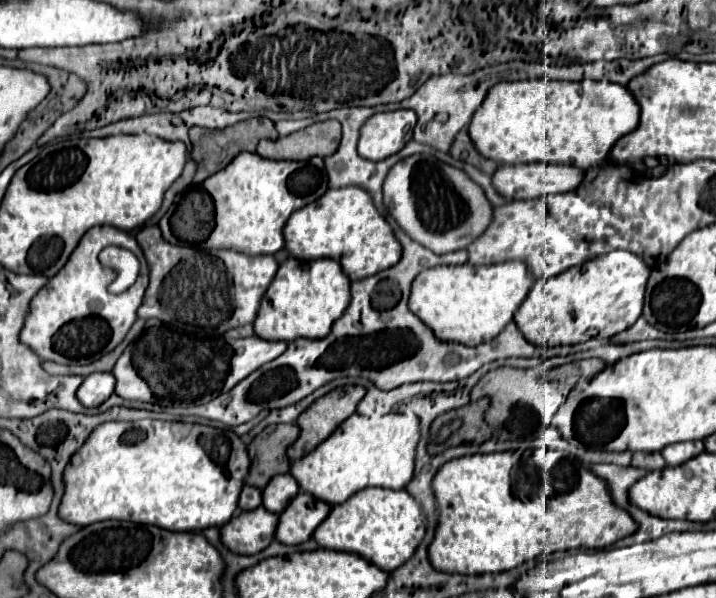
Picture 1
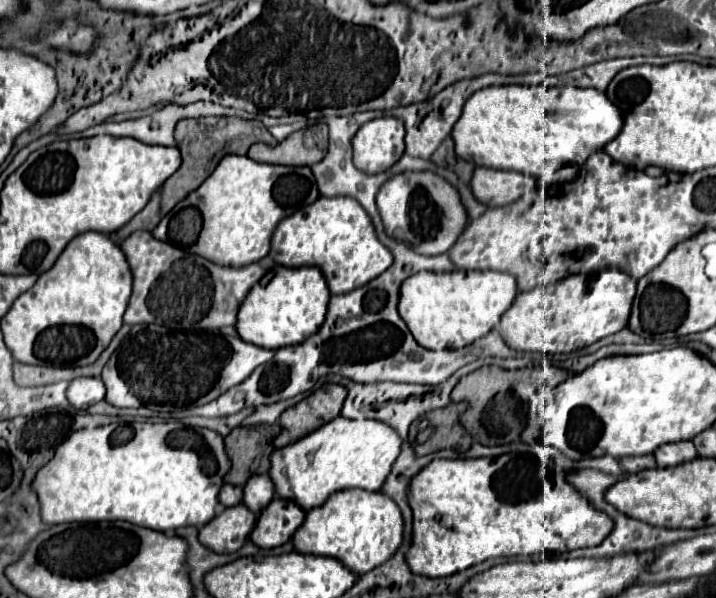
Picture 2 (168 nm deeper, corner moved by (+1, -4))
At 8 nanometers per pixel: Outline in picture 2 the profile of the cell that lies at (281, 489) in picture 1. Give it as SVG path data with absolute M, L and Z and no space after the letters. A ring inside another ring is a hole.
M250 476L242 490L244 490L242 504L254 514L258 514L274 498L274 484L270 482L268 476Z

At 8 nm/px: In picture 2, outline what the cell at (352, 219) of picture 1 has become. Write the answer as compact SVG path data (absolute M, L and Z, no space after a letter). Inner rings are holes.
M350 196L318 198L318 202L298 210L298 214L284 218L274 230L268 256L280 266L320 268L330 294L356 290L386 272L392 264L392 254L376 238L366 210Z

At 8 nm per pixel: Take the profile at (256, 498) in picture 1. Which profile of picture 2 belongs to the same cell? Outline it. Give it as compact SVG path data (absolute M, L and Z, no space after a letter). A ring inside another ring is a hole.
M224 484L222 490L220 490L220 498L218 498L218 502L220 502L224 508L234 506L234 504L240 504L240 502L242 502L242 488Z

